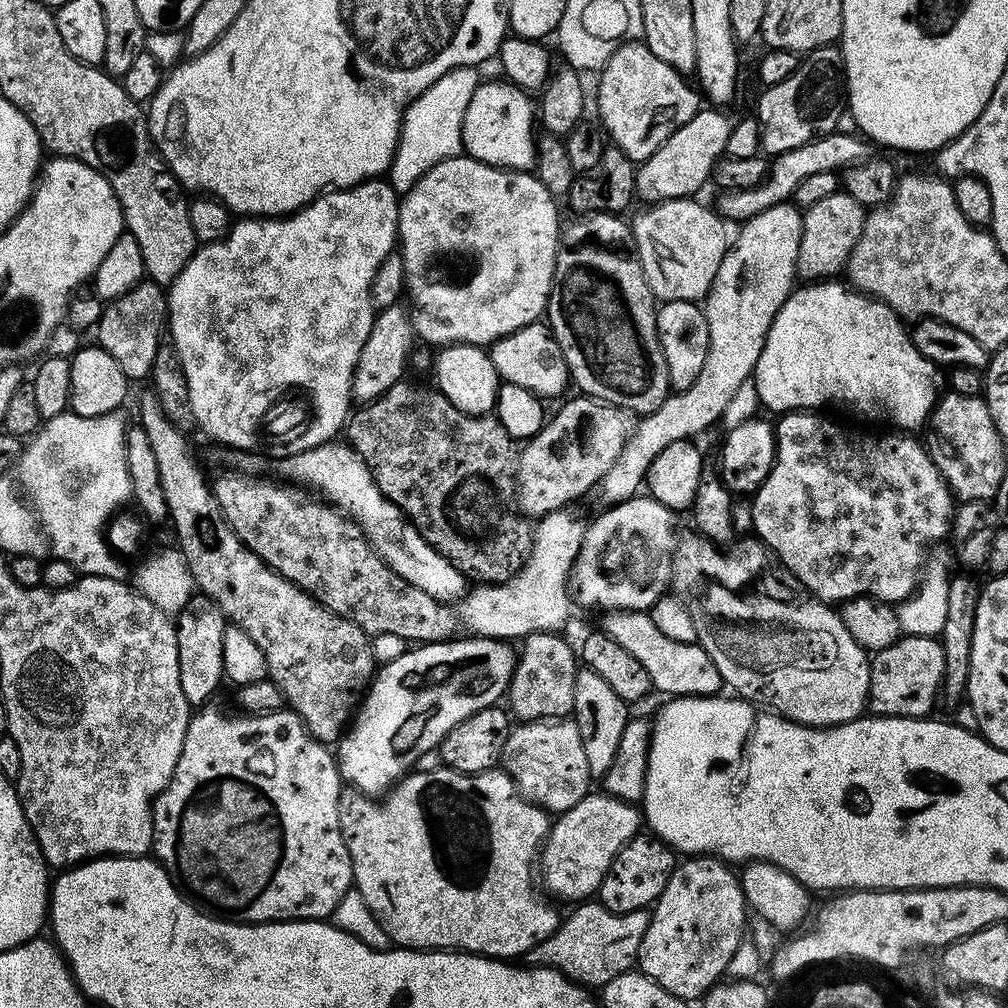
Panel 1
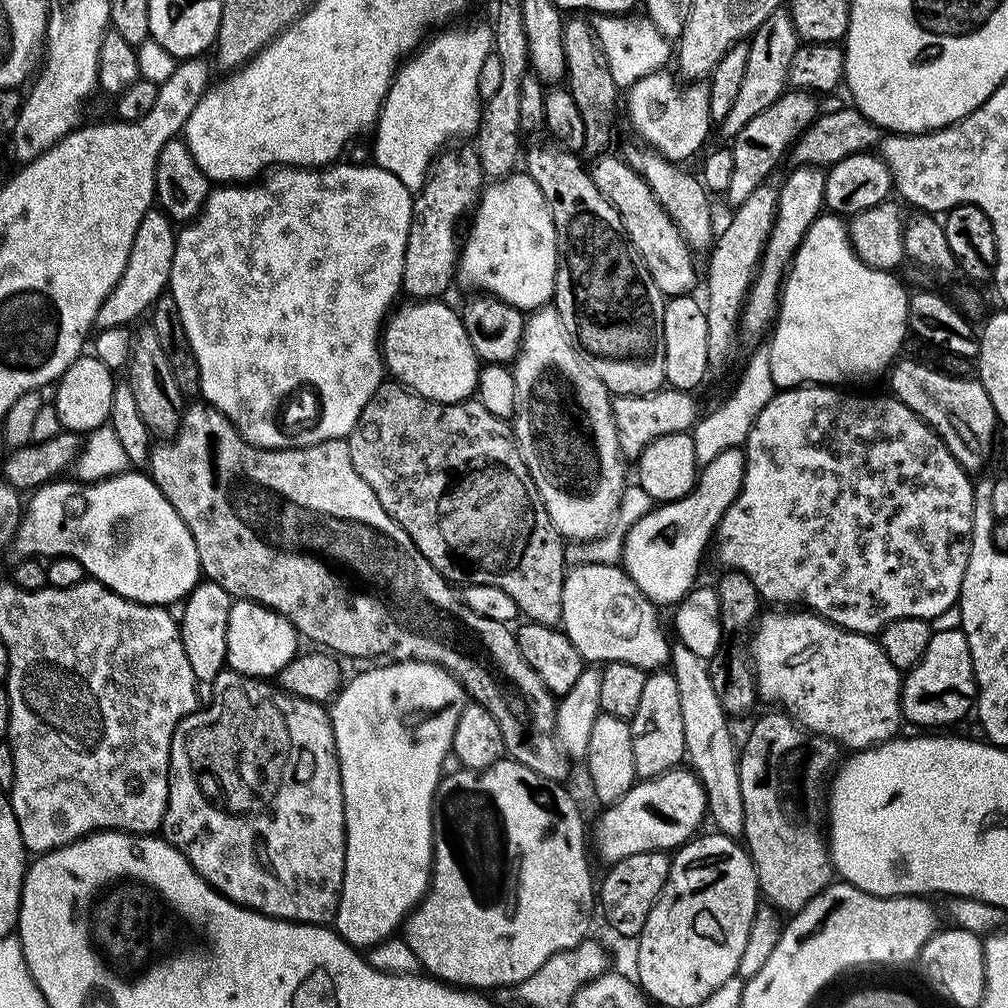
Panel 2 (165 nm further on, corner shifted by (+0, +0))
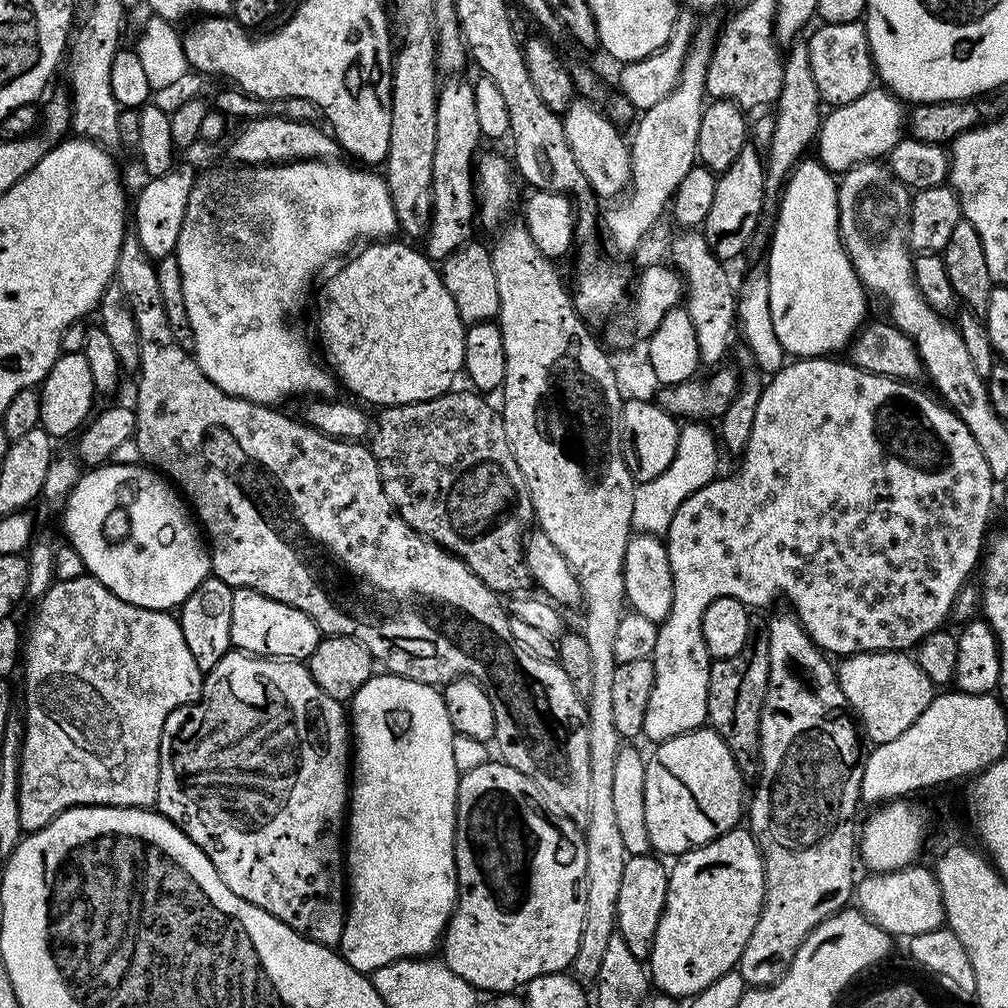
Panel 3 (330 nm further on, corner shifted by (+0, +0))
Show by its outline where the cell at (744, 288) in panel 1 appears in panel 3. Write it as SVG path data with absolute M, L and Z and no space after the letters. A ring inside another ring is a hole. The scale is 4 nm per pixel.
M874 86L862 94L862 98L854 98L849 104L837 104L829 112L832 113L829 116L827 113L820 125L818 159L833 174L843 174L854 164L887 157L906 132L905 105L884 86Z

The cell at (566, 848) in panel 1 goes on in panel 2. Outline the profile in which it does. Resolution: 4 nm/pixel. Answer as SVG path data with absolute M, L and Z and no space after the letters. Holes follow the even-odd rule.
M684 766L671 768L669 772L649 780L640 780L633 784L622 799L607 805L603 811L600 821L596 824L596 848L600 851L601 858L608 860L607 862L630 858L630 854L675 850L681 844L688 843L701 831L700 823L709 815L708 799L704 793L703 784L696 777L695 772Z

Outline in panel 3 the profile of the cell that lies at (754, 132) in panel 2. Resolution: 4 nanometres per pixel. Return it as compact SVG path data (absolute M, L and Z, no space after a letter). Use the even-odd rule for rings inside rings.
M745 146L742 154L726 171L719 173L714 190L714 203L710 206L710 214L706 214L702 231L710 250L722 262L729 262L735 256L740 256L748 248L756 227L760 224L760 211L764 208L766 193L764 190L764 177L766 164L752 146Z

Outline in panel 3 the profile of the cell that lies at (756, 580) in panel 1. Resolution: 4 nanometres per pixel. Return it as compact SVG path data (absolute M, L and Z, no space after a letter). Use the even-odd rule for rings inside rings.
M907 651L859 652L843 657L836 668L842 690L848 699L863 735L872 739L873 745L898 738L930 706L934 686L916 665Z

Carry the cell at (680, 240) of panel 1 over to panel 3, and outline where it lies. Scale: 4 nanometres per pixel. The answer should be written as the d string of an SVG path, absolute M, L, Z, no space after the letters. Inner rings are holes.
M587 98L572 101L572 105L562 113L566 142L570 142L570 150L574 150L574 162L578 162L593 193L600 198L616 195L619 197L629 187L632 178L630 144L626 136L620 133L623 131L596 107L597 105Z

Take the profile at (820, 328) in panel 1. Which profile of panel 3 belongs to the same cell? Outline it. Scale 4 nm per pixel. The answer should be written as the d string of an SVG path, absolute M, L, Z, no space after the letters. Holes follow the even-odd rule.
M805 158L792 169L780 202L780 214L772 234L772 249L768 252L766 263L774 334L778 334L778 342L782 342L785 353L792 358L824 358L839 353L836 352L839 348L847 349L851 345L865 323L870 296L840 238L837 177L819 159Z

